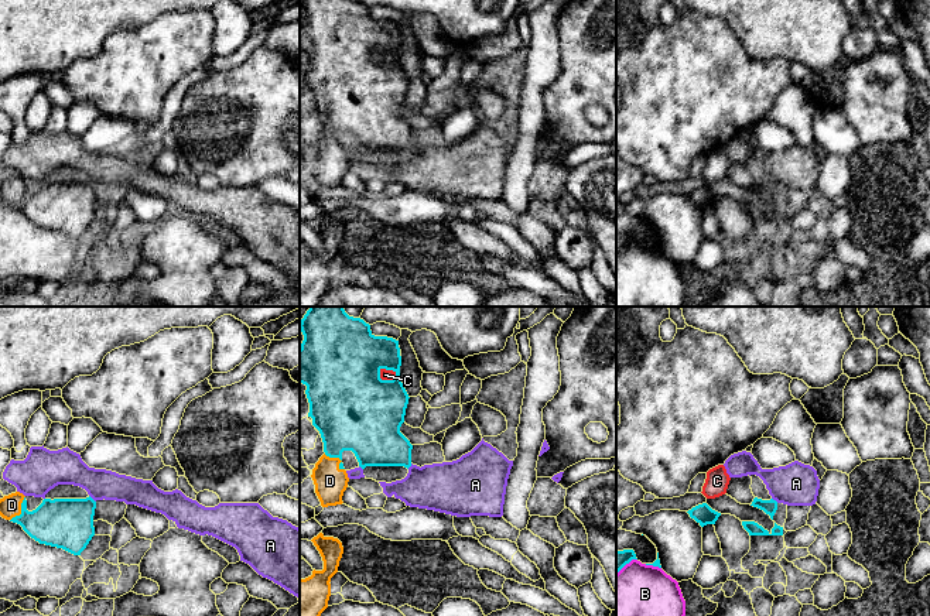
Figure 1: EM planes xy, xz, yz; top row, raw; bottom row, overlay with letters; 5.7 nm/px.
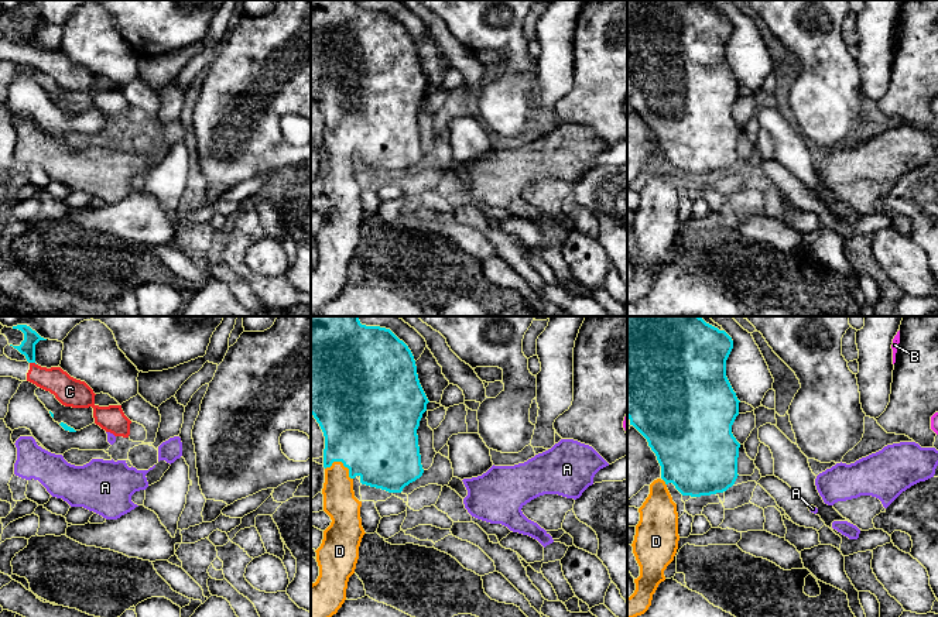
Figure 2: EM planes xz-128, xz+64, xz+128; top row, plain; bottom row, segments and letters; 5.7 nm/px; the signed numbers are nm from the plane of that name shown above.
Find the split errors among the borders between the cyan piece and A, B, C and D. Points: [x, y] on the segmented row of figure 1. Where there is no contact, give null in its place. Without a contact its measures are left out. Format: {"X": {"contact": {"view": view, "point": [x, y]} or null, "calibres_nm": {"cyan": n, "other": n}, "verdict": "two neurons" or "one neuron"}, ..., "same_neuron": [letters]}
{"A": {"contact": {"view": "xy", "point": [92, 499]}, "calibres_nm": {"cyan": 280, "other": 200}, "verdict": "two neurons"}, "B": {"contact": {"view": "yz", "point": [626, 563]}, "calibres_nm": {"cyan": 110, "other": 300}, "verdict": "two neurons"}, "C": {"contact": {"view": "xz", "point": [389, 380]}, "calibres_nm": {"cyan": 460, "other": 60}, "verdict": "two neurons"}, "D": {"contact": {"view": "xz", "point": [338, 457]}, "calibres_nm": {"cyan": 400, "other": 180}, "verdict": "one neuron"}, "same_neuron": ["D"]}

